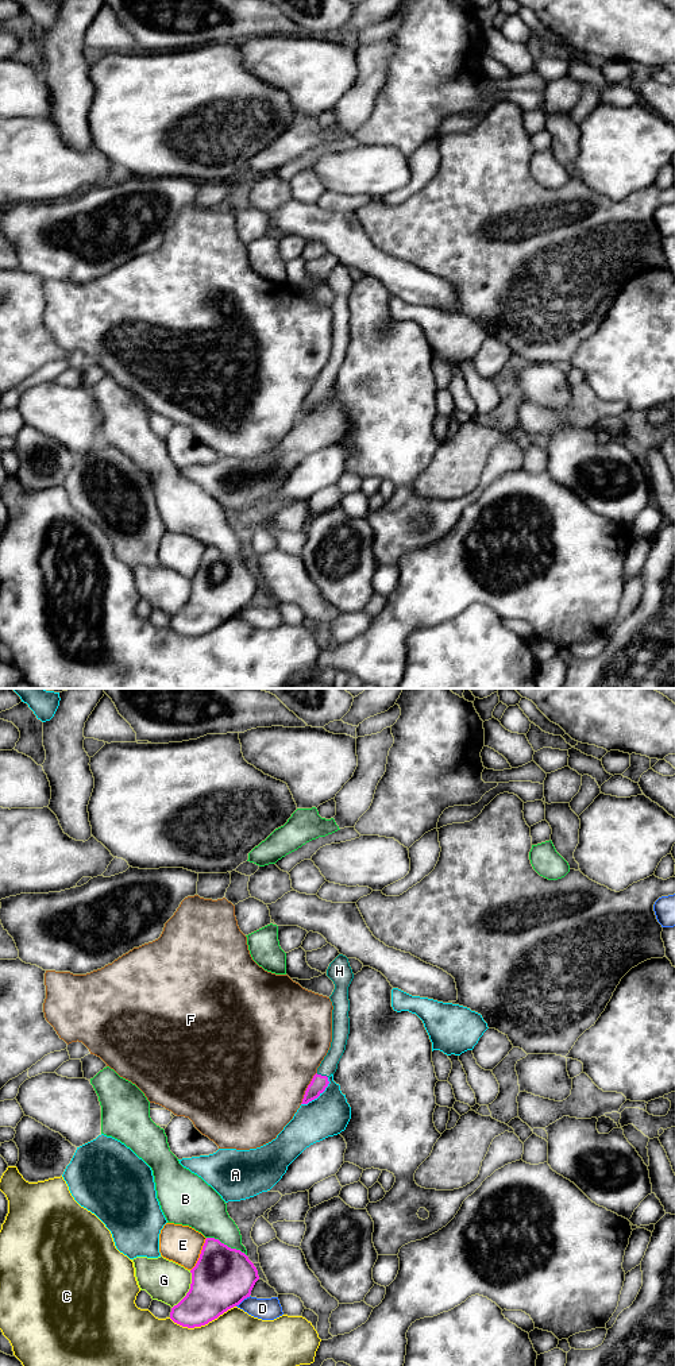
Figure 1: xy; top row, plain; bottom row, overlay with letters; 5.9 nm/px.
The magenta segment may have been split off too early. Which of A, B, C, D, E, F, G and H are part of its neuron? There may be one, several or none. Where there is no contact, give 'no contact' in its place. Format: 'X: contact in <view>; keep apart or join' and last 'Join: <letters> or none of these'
A: contact in xy; keep apart
B: contact in xy; keep apart
C: contact in xy; keep apart
D: contact in xy; keep apart
E: contact in xy; keep apart
F: contact in xy; keep apart
G: contact in xy; keep apart
H: contact in xy; join
Join: H

